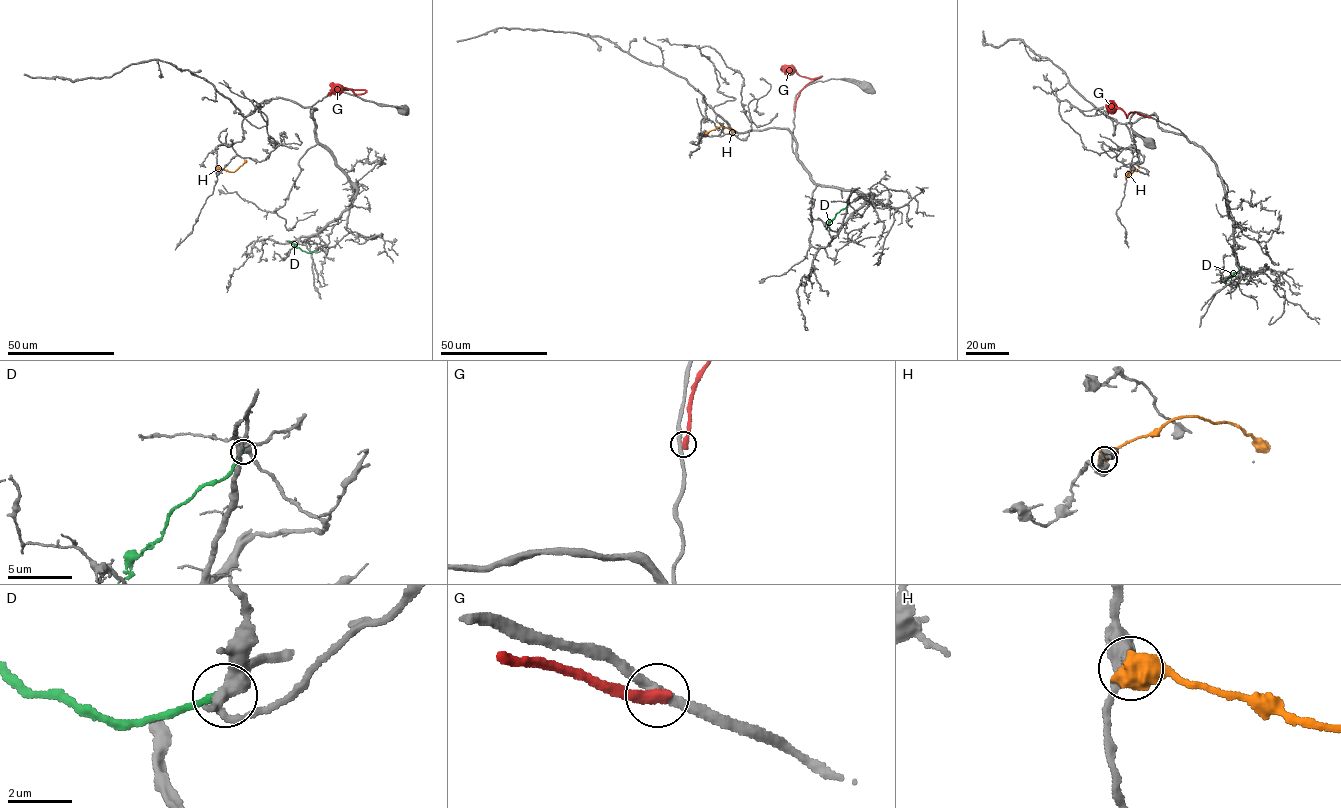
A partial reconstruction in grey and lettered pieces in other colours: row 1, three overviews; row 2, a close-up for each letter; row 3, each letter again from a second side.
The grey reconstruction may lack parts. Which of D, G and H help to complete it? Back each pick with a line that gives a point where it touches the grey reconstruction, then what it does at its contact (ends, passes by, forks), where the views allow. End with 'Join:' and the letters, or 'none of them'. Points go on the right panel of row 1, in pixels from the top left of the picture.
Join: none of them

